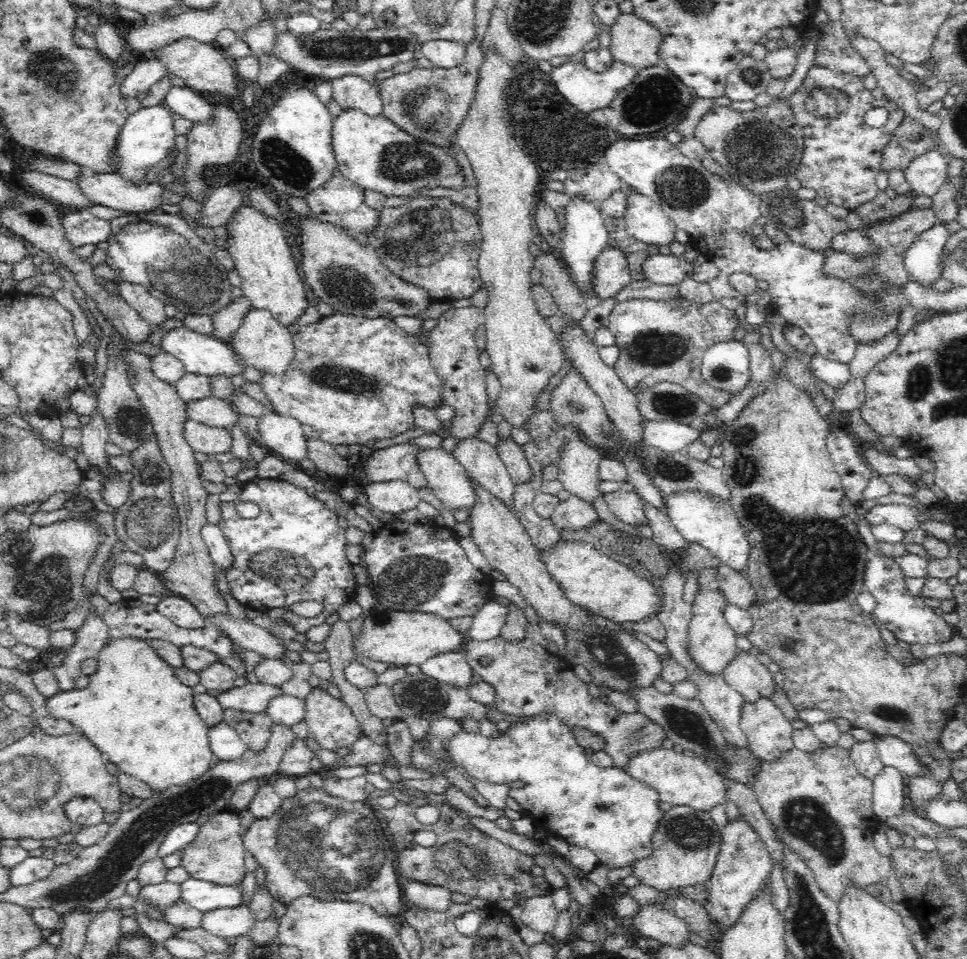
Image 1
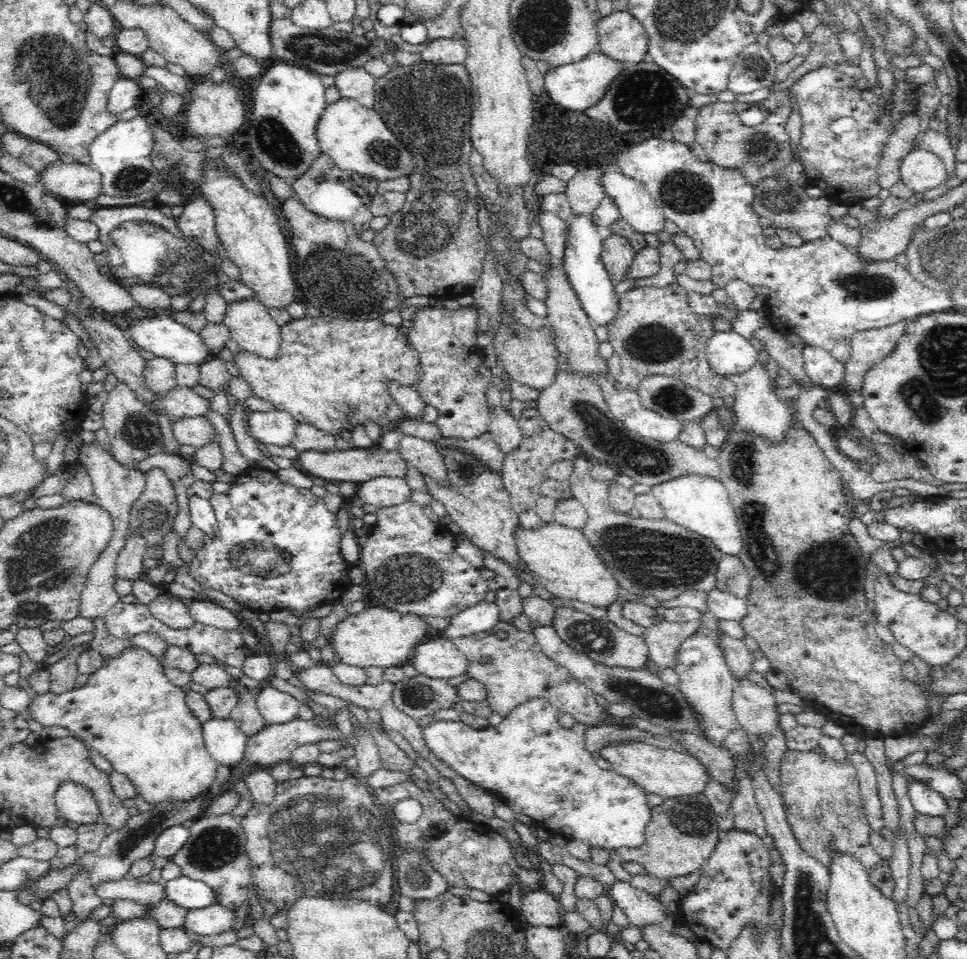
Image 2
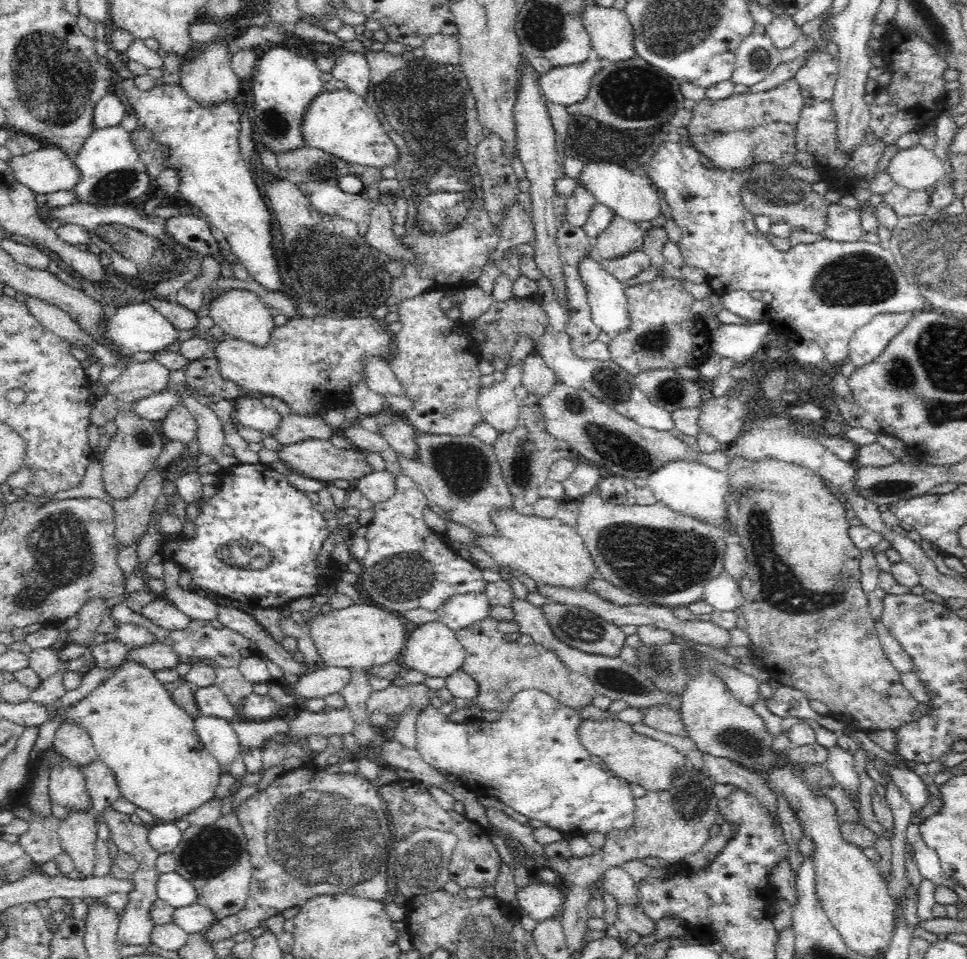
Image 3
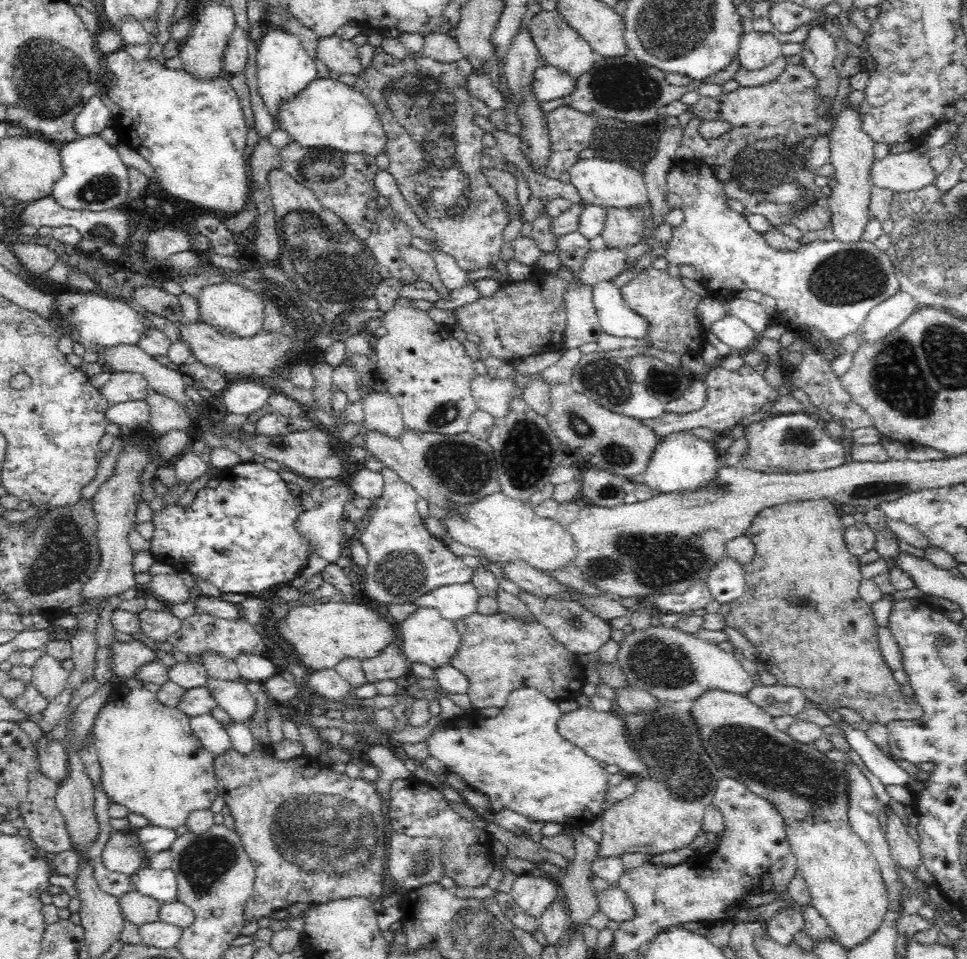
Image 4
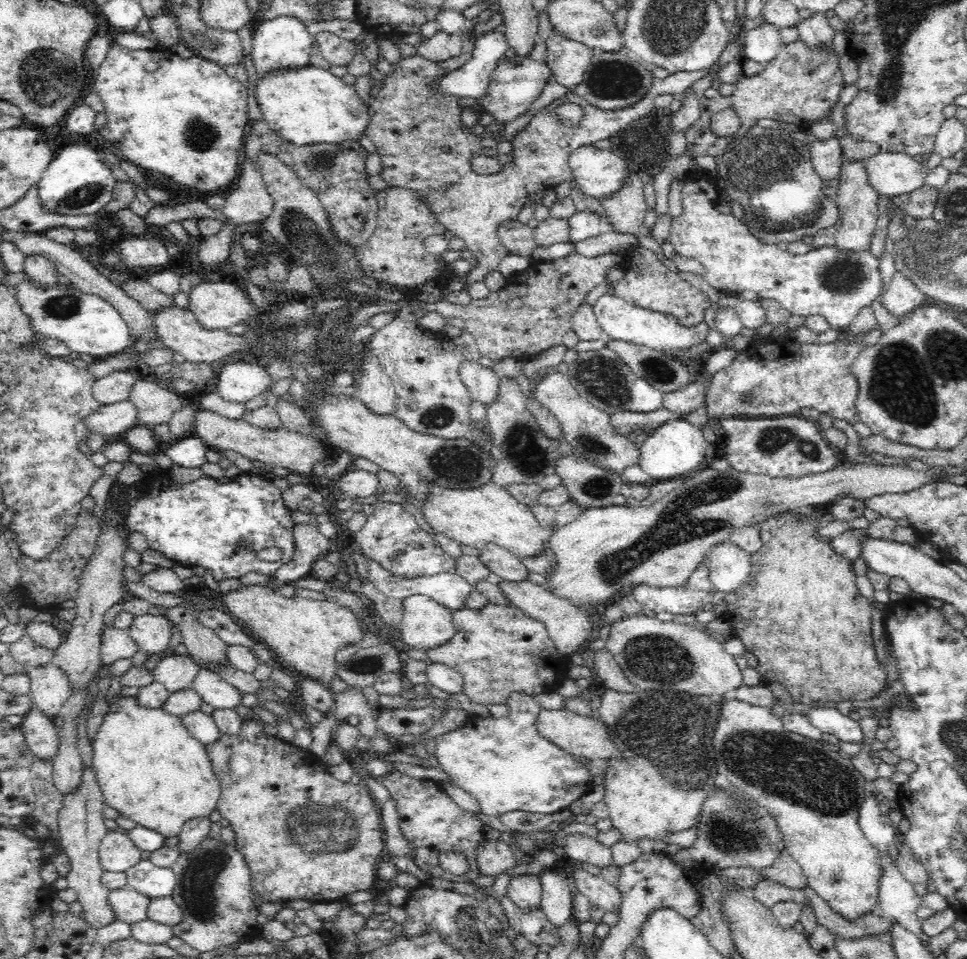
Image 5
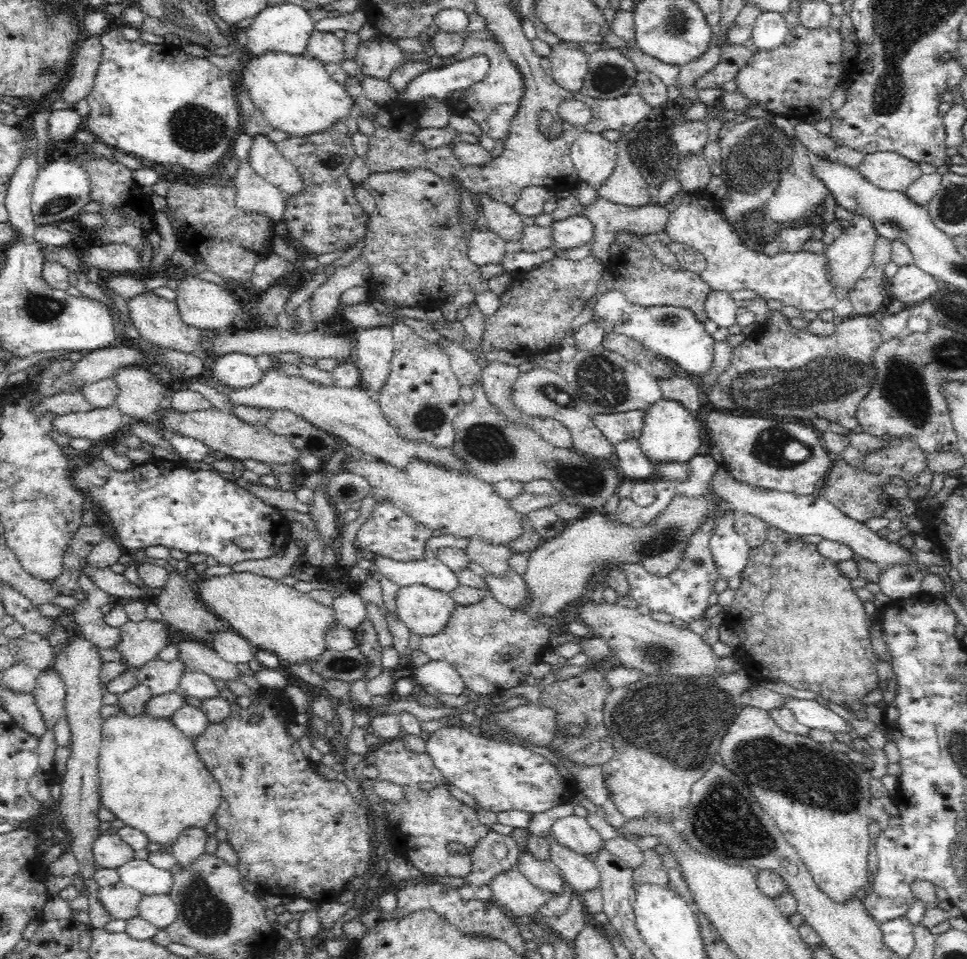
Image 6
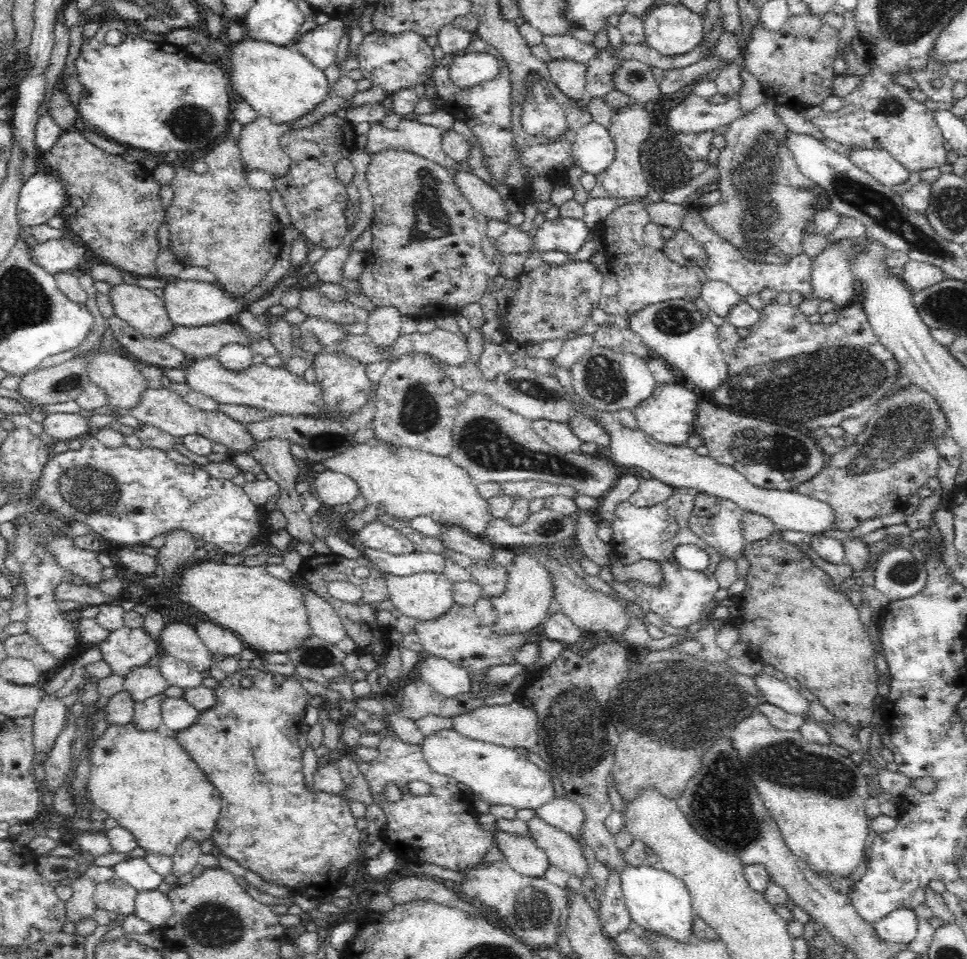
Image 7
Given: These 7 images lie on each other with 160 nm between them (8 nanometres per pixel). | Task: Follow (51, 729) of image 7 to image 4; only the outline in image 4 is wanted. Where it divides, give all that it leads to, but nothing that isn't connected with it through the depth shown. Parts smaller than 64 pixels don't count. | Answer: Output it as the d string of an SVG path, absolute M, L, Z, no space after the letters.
M44 652L32 670L32 687L36 688L44 699L51 701L68 688L68 670L62 668L61 662L47 653Z

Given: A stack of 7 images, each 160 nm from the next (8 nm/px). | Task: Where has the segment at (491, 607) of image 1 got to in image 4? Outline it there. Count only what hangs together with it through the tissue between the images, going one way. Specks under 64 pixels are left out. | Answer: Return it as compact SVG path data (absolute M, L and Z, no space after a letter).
M467 582L435 588L433 591L419 596L415 602L420 607L432 607L440 611L445 620L454 623L477 612L478 597L476 587L471 582Z

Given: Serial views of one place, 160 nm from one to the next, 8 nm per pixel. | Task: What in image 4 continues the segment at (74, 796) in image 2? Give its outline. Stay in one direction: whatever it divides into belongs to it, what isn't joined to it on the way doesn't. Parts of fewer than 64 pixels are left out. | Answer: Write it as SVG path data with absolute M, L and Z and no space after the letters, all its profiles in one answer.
M44 734L35 745L35 751L38 755L39 770L47 777L52 779L58 785L68 776L68 756L67 751L62 746L62 742L54 739L48 739Z

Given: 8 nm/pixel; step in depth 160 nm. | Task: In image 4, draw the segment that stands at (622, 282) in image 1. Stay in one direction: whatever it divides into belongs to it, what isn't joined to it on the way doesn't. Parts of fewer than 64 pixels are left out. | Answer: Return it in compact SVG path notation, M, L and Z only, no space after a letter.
M608 208L601 236L606 248L624 248L641 239L646 219L640 208Z

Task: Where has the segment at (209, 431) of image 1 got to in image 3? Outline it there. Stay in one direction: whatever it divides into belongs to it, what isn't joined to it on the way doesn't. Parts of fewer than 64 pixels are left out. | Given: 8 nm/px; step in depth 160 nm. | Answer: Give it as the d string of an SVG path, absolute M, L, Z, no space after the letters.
M174 405L166 415L166 418L159 422L162 435L166 439L182 441L188 444L196 439L198 425L194 416L182 405Z

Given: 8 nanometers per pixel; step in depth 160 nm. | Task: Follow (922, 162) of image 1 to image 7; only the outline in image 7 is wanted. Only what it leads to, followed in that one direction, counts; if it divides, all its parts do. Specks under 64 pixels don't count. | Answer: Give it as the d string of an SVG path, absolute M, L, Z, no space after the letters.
M856 148L851 150L848 158L857 168L889 188L907 182L910 177L908 170L887 151Z

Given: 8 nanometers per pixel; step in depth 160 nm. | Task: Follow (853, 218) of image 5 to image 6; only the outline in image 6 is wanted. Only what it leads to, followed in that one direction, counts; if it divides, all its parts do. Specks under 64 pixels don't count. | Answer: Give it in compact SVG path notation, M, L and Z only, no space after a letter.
M855 216L851 228L825 247L830 283L852 291L873 259L879 234L872 219Z

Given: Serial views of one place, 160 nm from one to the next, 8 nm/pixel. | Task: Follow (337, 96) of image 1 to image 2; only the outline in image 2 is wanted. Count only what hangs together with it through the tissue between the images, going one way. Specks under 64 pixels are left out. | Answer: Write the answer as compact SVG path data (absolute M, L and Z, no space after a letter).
M364 67L347 68L335 76L335 86L344 98L352 98L366 108L373 108L375 79Z

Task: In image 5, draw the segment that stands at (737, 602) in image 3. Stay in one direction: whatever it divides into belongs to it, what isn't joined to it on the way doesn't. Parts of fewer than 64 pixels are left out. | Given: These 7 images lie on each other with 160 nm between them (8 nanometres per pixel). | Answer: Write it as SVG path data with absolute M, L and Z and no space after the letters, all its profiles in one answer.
M724 541L708 552L710 580L717 591L736 592L746 582L751 571L750 555L733 542Z

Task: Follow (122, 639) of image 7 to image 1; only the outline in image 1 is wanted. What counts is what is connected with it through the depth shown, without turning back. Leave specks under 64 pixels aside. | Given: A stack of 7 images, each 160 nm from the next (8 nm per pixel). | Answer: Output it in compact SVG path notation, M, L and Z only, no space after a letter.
M165 593L155 609L166 616L173 624L189 630L204 628L207 618L200 614L196 607L184 597Z

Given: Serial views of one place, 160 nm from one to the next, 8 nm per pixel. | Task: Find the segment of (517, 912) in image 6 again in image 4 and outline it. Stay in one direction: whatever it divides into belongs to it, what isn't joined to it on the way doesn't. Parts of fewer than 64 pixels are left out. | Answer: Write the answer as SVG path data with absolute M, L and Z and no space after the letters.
M528 874L516 877L510 893L523 912L540 917L554 900L559 899L561 891L559 885L546 878Z

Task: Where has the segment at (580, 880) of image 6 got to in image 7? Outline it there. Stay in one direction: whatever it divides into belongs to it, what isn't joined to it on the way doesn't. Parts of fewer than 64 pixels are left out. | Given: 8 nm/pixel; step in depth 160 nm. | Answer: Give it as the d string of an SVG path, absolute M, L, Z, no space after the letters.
M537 814L527 821L527 825L531 837L547 854L550 864L581 880L590 875L588 861L583 857L578 840L546 823Z

